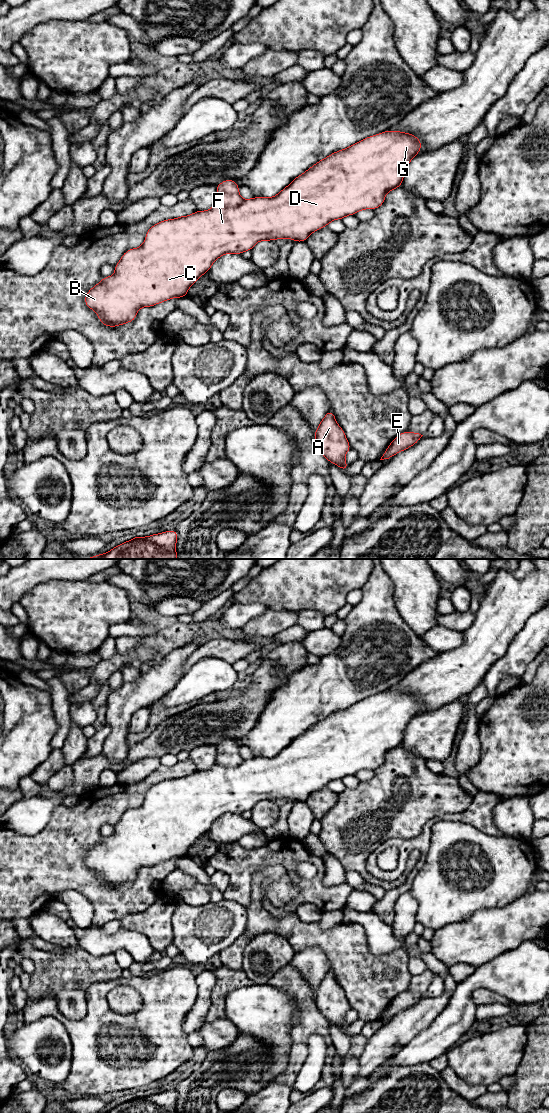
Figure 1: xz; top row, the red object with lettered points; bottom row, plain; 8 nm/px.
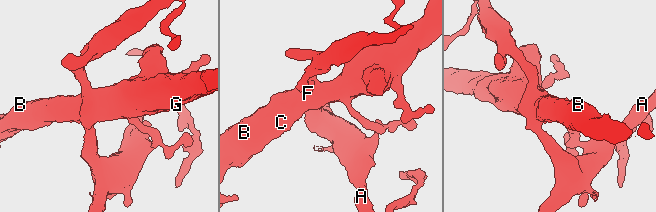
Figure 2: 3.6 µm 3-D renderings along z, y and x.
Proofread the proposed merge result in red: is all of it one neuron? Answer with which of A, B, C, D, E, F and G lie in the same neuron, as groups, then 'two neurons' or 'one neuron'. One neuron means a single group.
A E / B C D F G | two neurons

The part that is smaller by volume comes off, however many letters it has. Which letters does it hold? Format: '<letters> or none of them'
A, E

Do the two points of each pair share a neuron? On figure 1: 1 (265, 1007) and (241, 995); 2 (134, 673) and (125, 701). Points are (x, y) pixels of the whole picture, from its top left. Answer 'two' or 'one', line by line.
1: one
2: two

